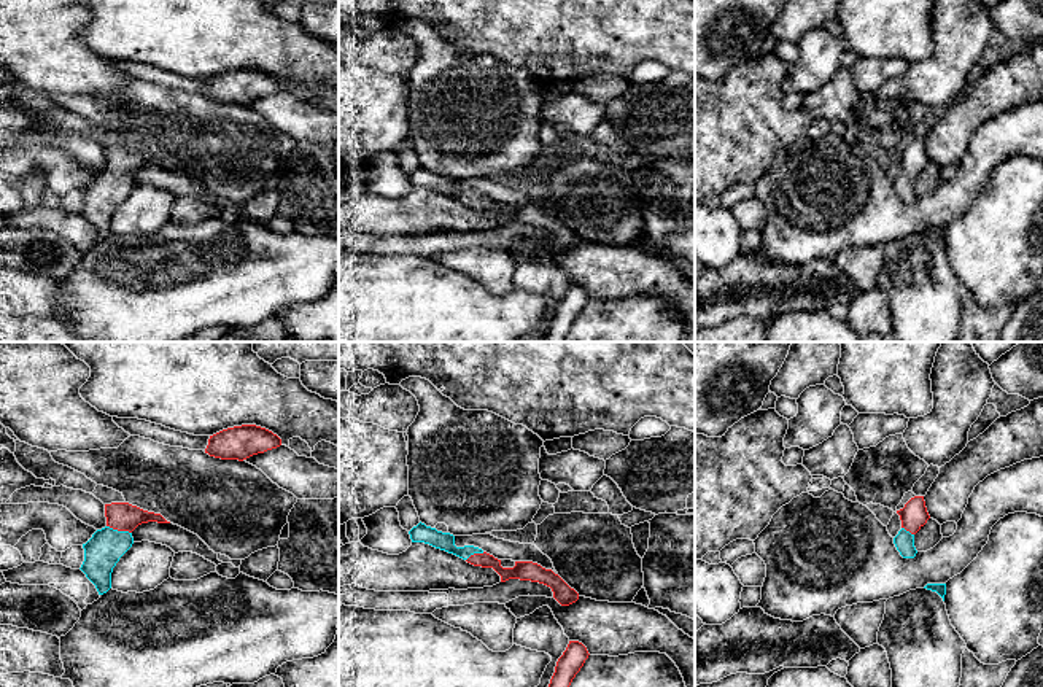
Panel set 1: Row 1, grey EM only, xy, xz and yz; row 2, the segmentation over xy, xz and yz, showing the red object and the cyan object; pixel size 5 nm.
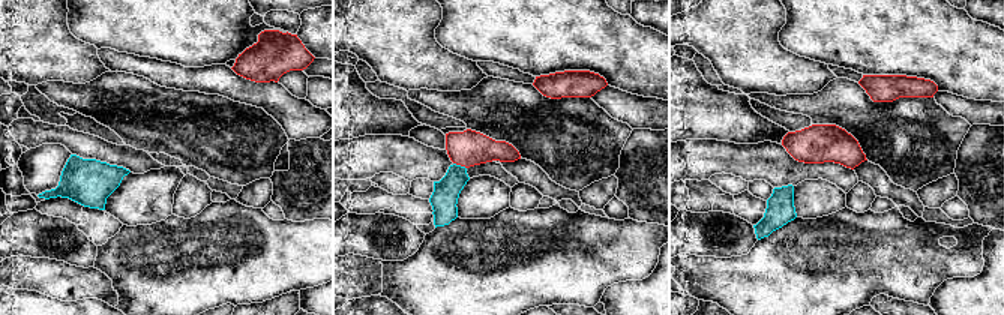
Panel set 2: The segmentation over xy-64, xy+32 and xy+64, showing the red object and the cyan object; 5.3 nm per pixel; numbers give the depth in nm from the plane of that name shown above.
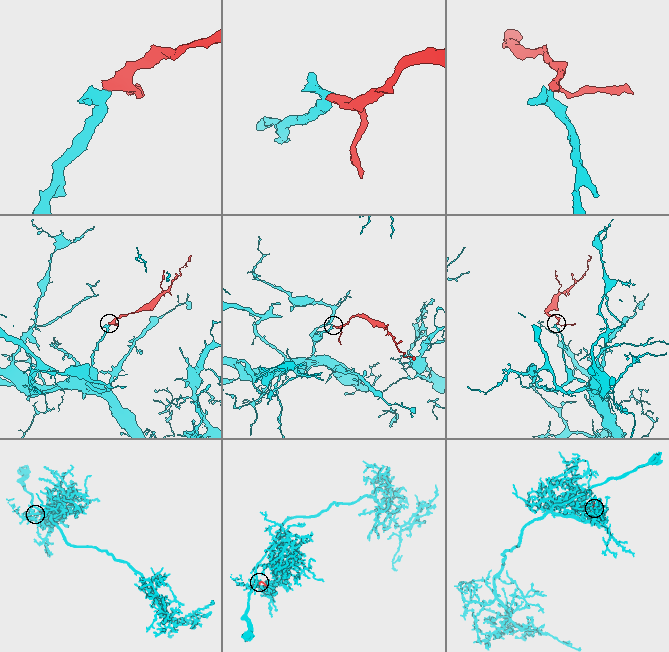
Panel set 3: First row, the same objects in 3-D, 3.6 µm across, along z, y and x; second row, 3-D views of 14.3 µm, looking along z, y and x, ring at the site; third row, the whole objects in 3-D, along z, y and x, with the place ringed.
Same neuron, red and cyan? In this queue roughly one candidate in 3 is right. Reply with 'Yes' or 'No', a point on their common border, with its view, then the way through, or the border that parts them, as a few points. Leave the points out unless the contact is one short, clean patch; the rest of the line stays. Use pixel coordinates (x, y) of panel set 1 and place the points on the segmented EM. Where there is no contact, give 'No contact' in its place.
Yes. Touches red at xy (120, 530). Path across: xy (120, 516), (120, 530), (105, 547)

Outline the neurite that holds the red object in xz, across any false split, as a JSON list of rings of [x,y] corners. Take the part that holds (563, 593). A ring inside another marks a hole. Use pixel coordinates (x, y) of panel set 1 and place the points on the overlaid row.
[[[418,523],[410,531],[412,542],[425,542],[436,549],[453,553],[474,566],[493,568],[499,576],[501,582],[509,579],[539,582],[552,588],[553,598],[561,606],[569,606],[579,600],[579,593],[571,588],[558,574],[552,569],[545,569],[533,561],[515,561],[514,568],[502,568],[501,560],[483,552],[474,545],[456,547],[455,536],[450,533],[437,531],[436,528]]]

